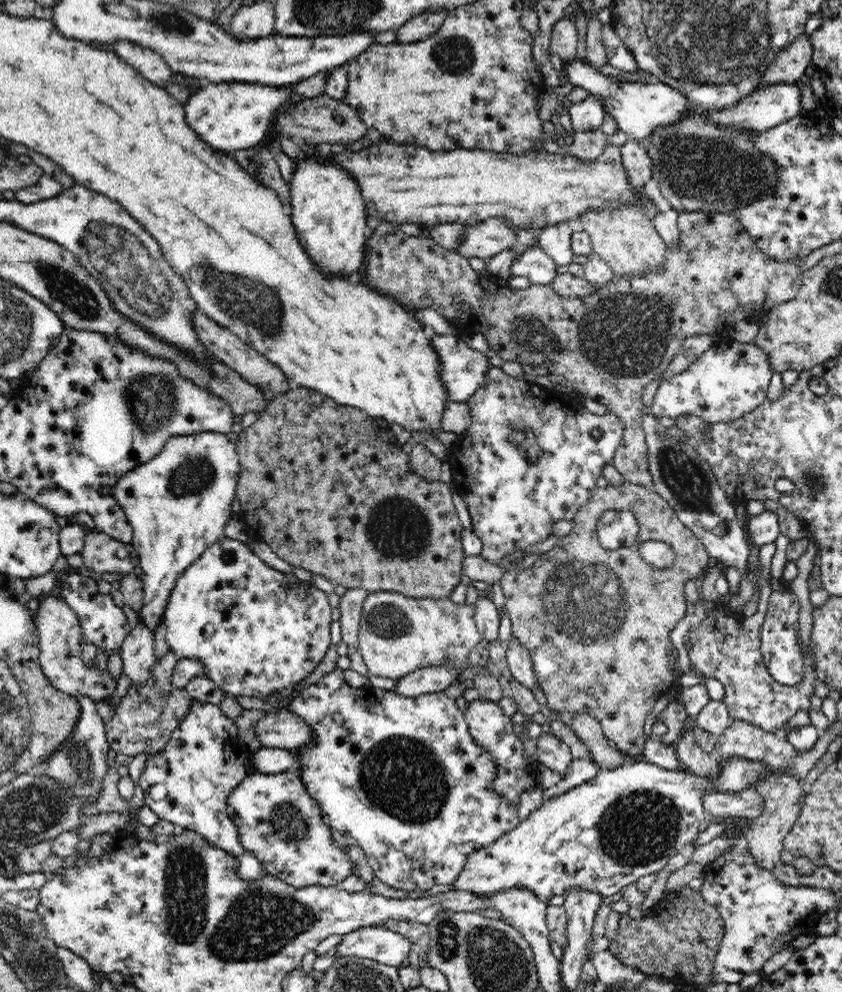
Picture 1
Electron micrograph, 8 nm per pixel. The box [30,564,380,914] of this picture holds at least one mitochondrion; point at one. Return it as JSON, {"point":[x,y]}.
{"point":[288,821]}

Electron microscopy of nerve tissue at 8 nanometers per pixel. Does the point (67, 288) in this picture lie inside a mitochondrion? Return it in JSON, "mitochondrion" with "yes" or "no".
{"mitochondrion":"yes"}

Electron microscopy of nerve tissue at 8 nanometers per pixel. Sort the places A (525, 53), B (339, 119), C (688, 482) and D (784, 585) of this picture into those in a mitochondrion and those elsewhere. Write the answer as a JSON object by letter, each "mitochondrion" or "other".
{"A":"other","B":"other","C":"mitochondrion","D":"other"}

